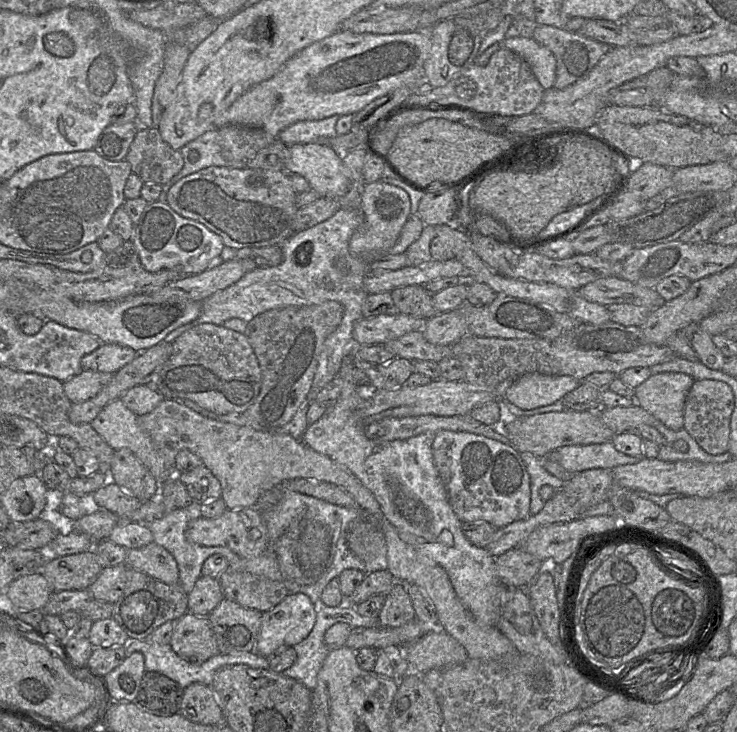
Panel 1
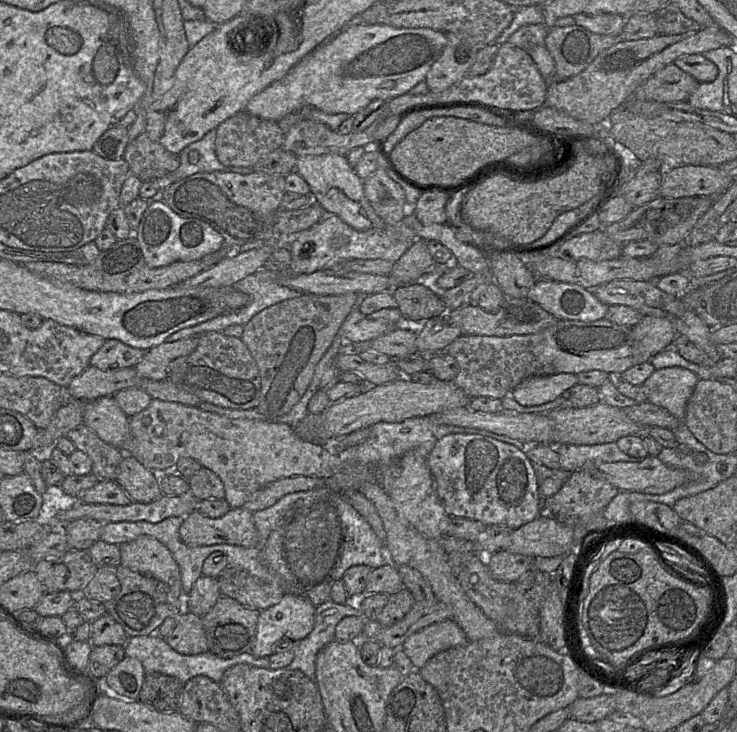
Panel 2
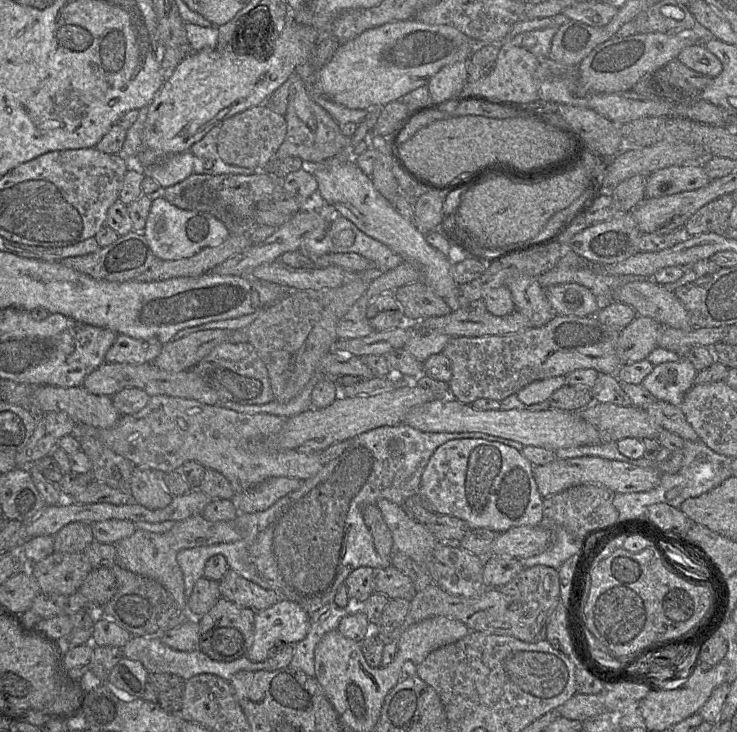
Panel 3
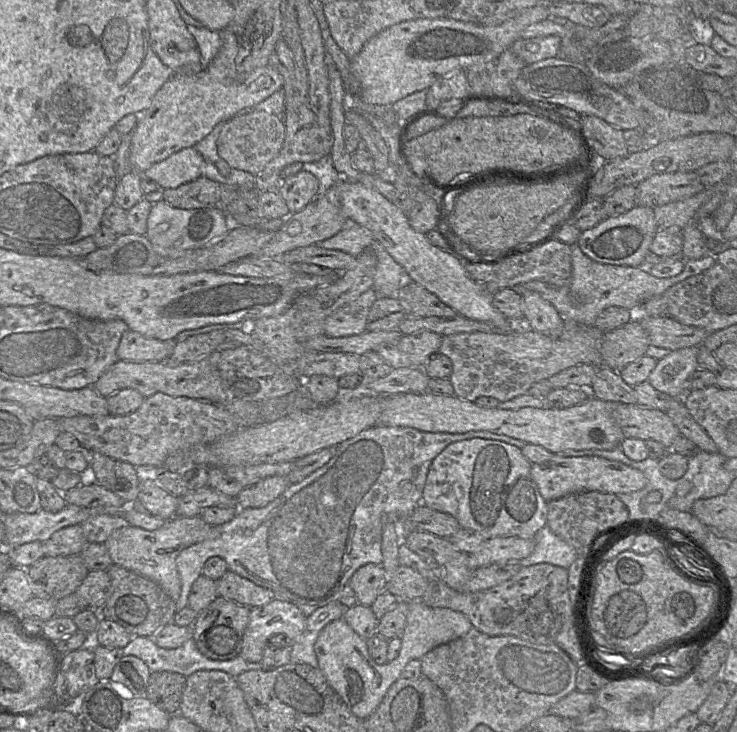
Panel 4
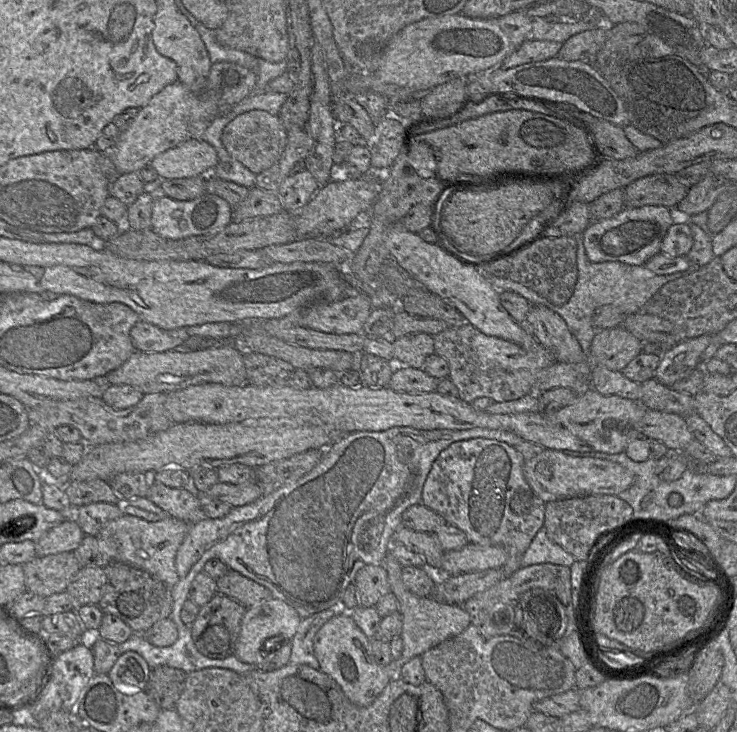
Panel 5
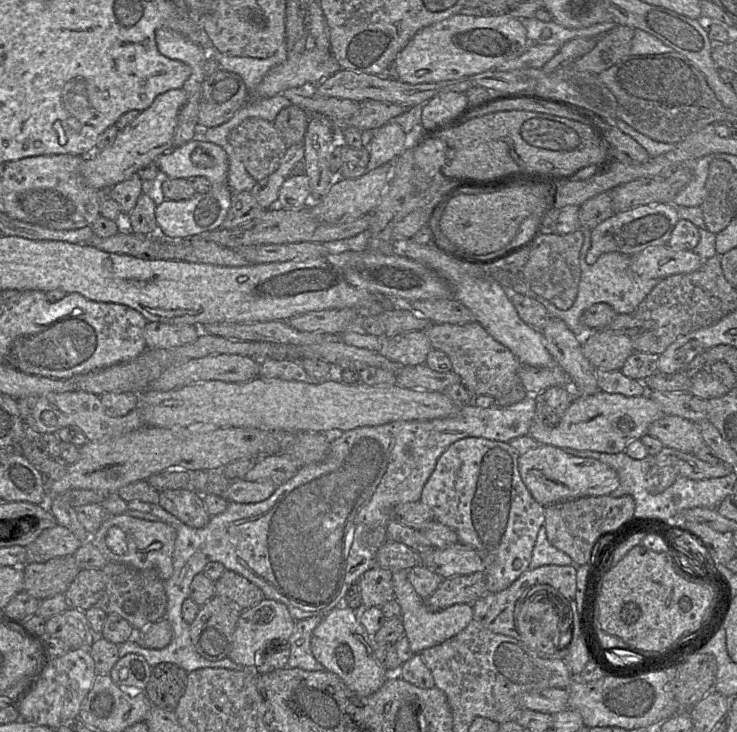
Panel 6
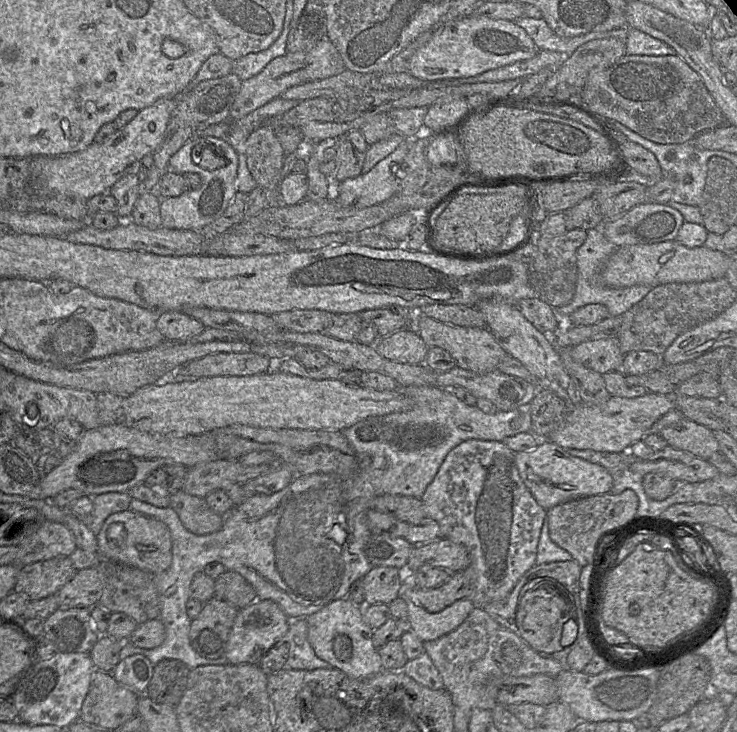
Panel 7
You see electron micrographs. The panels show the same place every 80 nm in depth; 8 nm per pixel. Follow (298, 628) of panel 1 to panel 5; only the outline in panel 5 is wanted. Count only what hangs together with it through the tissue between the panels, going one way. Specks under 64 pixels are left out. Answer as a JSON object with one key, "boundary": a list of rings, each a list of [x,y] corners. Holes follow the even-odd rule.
{"boundary":[[[270,598],[246,608],[234,655],[247,664],[258,664],[265,651],[264,642],[272,637],[291,640],[300,624],[297,612],[285,602]]]}

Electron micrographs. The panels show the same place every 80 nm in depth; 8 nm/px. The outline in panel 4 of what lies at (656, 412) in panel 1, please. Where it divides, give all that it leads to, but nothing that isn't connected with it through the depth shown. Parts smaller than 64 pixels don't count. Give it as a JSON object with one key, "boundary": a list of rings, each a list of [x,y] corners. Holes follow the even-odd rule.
{"boundary":[[[699,346],[671,351],[658,360],[648,377],[648,382],[658,391],[674,398],[686,393],[686,382],[697,369]]]}

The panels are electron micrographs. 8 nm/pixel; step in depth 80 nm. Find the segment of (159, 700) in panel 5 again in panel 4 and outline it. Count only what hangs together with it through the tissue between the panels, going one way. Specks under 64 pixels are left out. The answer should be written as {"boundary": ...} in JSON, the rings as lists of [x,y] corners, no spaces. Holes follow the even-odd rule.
{"boundary":[[[152,672],[145,697],[170,716],[179,714],[186,679],[187,677],[177,672]]]}

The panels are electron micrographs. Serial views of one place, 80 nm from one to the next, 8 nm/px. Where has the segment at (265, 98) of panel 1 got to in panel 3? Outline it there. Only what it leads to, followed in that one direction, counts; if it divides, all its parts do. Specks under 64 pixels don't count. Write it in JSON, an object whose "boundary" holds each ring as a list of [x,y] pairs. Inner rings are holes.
{"boundary":[[[414,18],[386,23],[340,44],[329,61],[314,73],[314,87],[330,101],[350,109],[385,106],[427,85],[442,67],[469,59],[479,45],[481,44],[449,25],[429,25]]]}

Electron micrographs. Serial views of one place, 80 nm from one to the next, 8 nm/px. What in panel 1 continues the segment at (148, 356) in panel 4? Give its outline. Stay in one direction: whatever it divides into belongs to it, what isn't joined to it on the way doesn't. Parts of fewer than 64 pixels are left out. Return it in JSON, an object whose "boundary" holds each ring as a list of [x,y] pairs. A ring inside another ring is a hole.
{"boundary":[[[102,344],[81,360],[81,369],[114,374],[138,355],[132,348],[119,344]]]}

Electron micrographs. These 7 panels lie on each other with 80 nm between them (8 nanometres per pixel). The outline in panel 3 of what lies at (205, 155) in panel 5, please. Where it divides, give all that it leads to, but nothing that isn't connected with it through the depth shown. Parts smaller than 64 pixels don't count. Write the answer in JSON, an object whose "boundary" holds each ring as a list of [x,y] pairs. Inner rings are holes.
{"boundary":[[[186,150],[169,156],[164,162],[139,168],[145,177],[151,177],[162,188],[175,185],[193,174],[195,156]]]}

